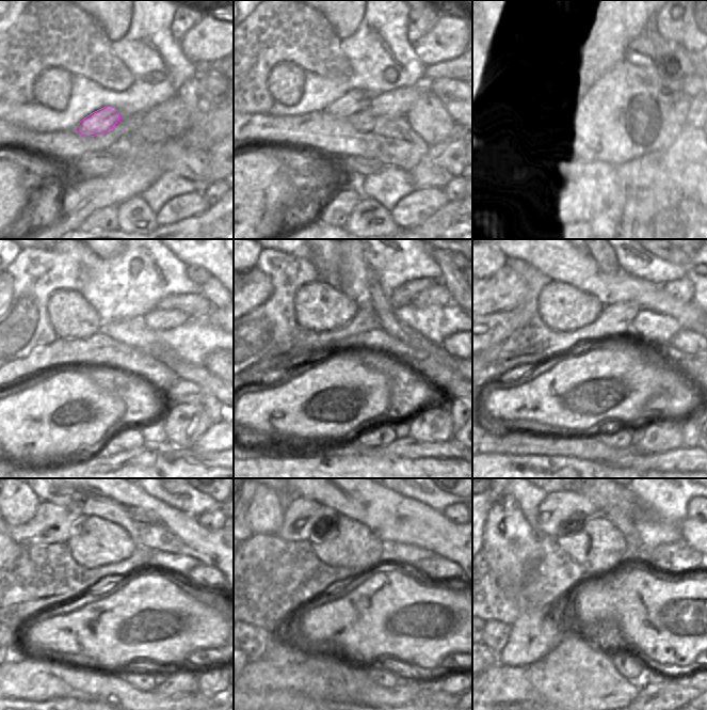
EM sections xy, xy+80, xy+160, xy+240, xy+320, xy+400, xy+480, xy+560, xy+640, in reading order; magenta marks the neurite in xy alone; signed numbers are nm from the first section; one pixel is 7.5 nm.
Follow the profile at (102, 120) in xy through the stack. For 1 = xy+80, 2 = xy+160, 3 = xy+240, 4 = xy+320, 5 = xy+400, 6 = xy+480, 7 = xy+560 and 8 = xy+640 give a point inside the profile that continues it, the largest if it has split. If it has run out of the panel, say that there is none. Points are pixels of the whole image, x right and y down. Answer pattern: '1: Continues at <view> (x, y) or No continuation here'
1: Continues at xy+80 (356, 100)
2: Continues at xy+160 (608, 94)
3: Continues at xy+240 (166, 311)
4: Continues at xy+320 (438, 295)
5: Continues at xy+400 (684, 289)
6: Continues at xy+480 (211, 519)
7: Continues at xy+560 (450, 511)
8: Continues at xy+640 (689, 507)

